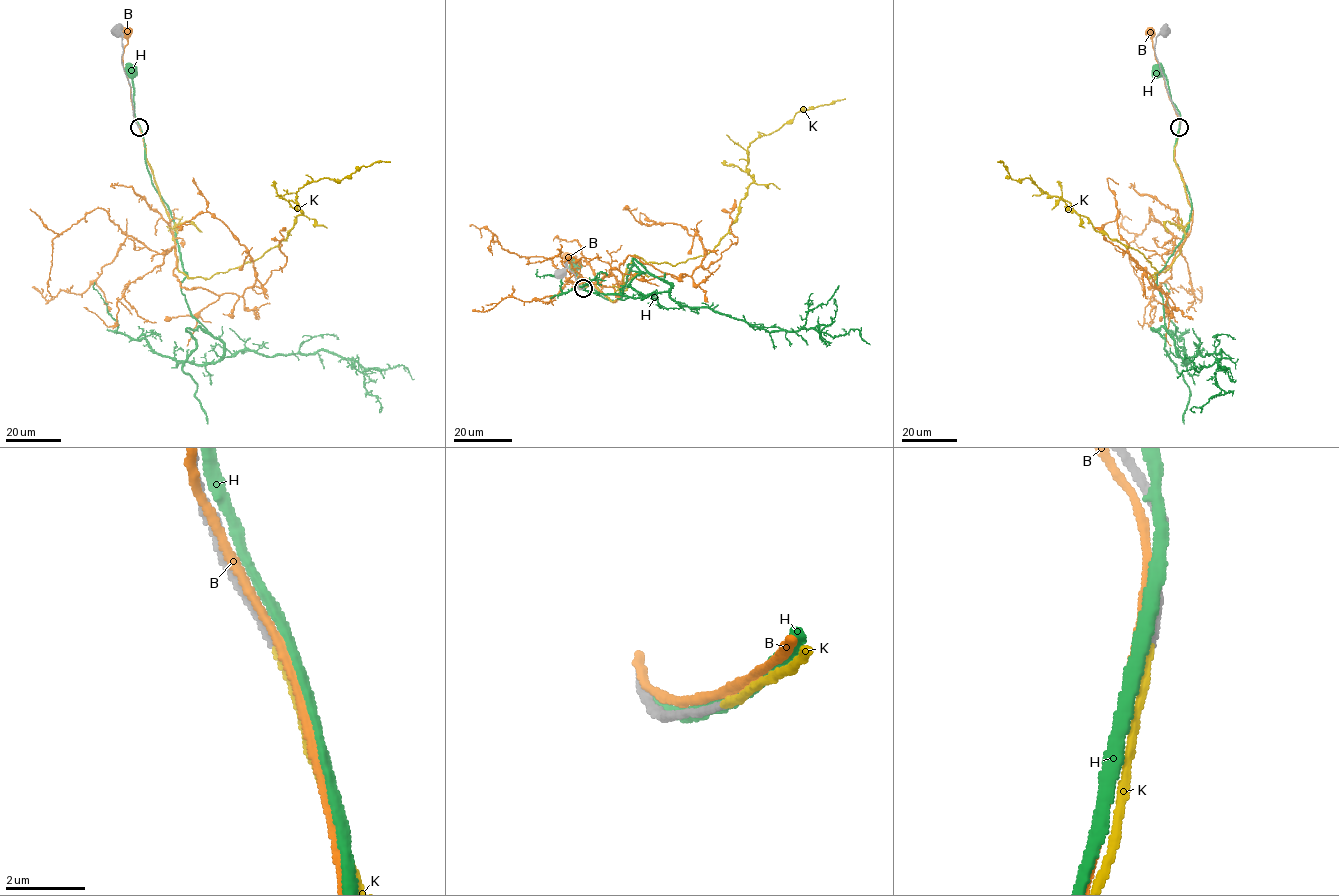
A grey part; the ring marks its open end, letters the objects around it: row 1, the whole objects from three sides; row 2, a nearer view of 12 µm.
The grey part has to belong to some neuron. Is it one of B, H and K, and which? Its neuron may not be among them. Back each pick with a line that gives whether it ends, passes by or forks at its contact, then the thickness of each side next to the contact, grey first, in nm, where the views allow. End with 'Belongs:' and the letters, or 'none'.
K: it ends | 200/180 nm
Belongs: K

